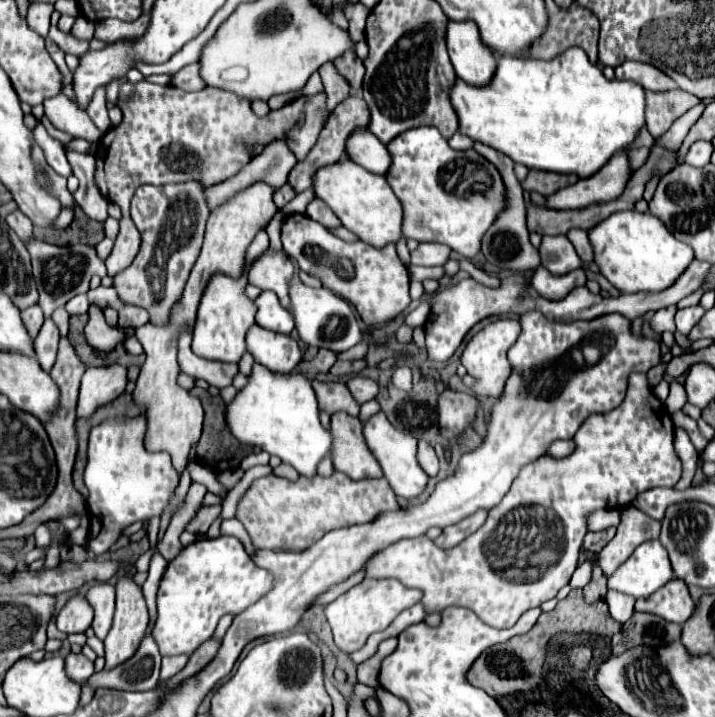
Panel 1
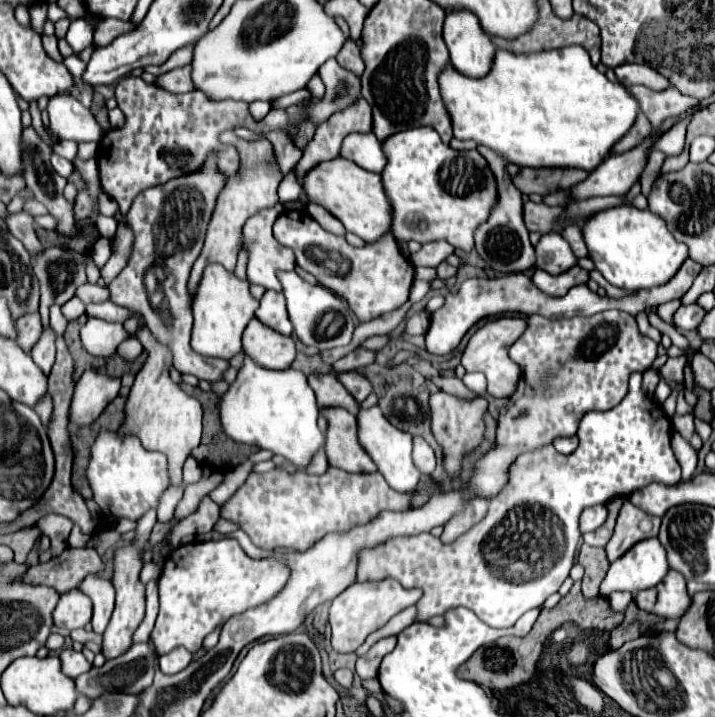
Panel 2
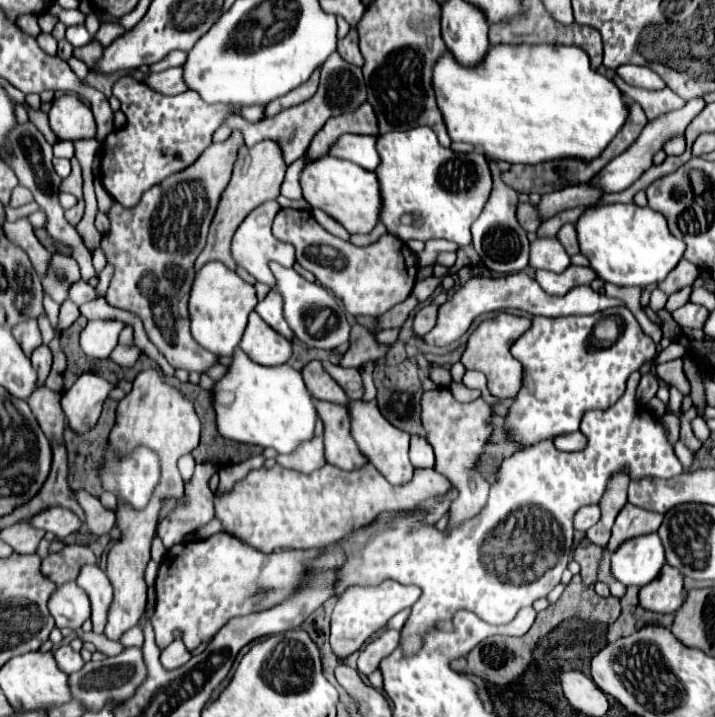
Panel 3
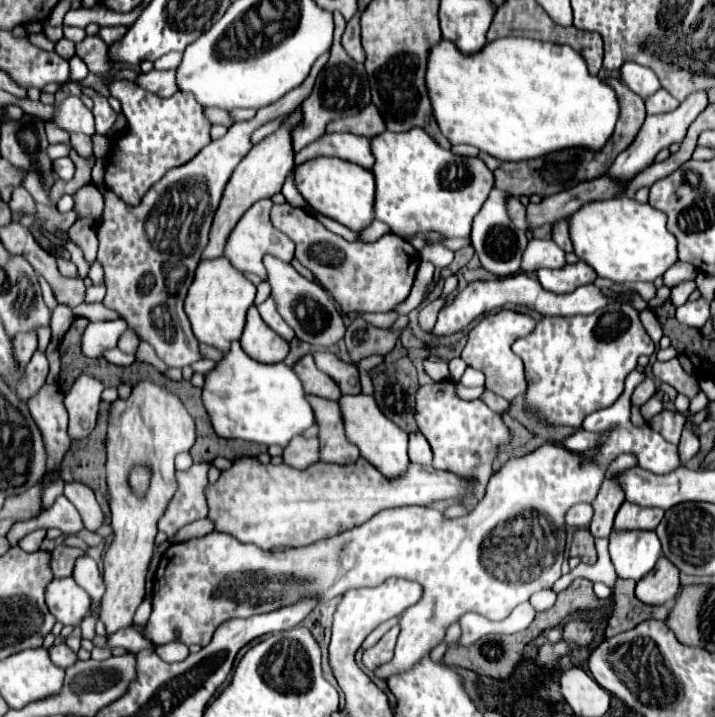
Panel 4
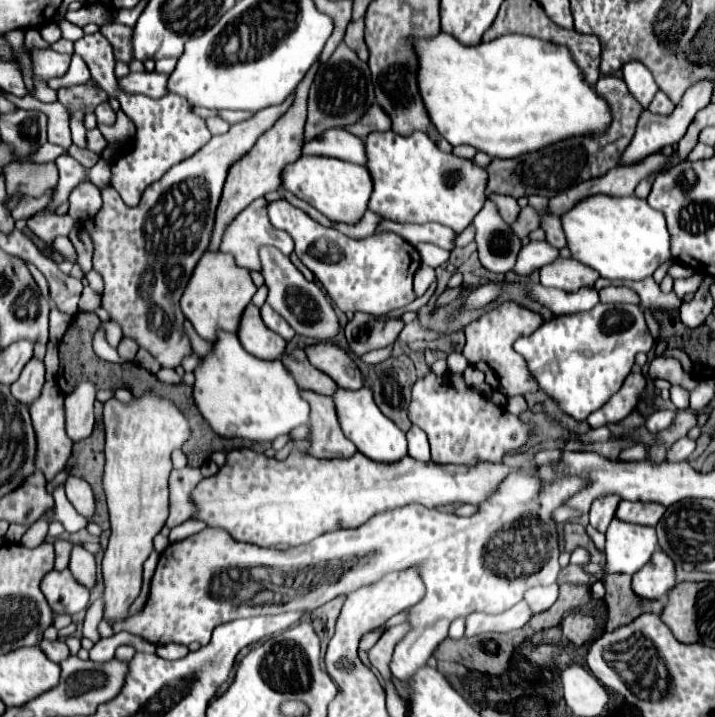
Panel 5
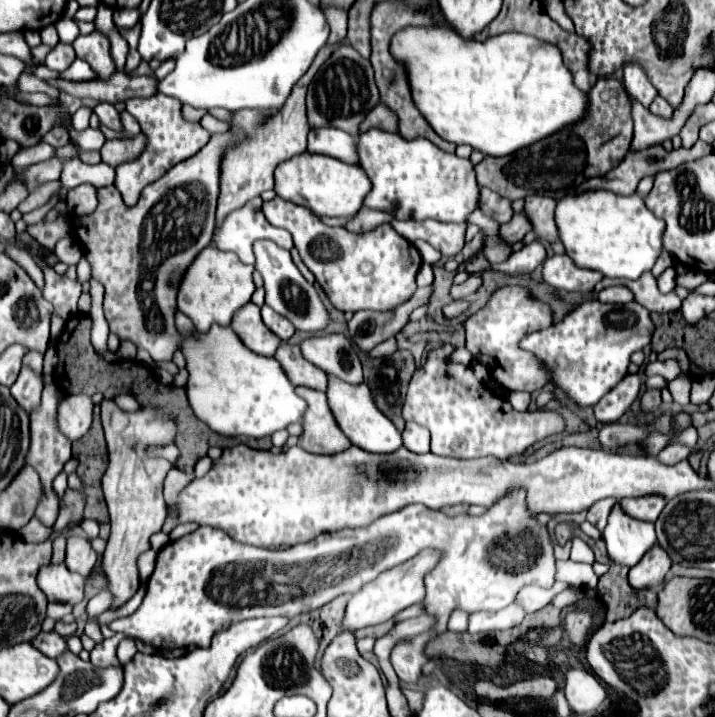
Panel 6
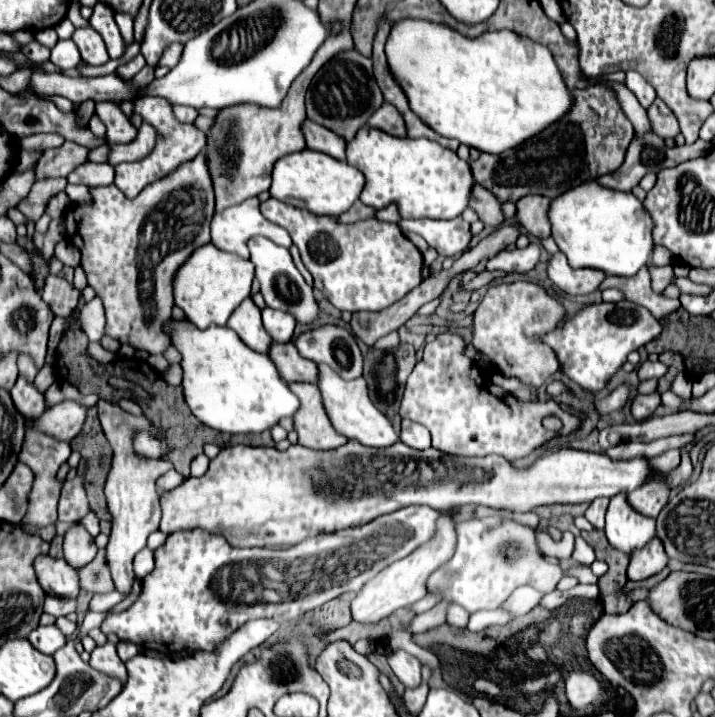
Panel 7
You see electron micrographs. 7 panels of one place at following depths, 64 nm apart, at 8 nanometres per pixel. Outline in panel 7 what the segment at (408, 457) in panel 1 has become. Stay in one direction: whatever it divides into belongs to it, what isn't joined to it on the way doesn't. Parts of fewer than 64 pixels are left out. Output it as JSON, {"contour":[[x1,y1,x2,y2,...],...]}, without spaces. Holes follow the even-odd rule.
{"contour":[[318,364,318,382,316,384,322,394,324,410,336,432,340,432,346,438,356,438,364,446,392,446,398,440,398,434,394,432,390,420,384,418,382,412,372,404,372,400,368,396,366,380,362,376,356,380,344,380,326,364]]}

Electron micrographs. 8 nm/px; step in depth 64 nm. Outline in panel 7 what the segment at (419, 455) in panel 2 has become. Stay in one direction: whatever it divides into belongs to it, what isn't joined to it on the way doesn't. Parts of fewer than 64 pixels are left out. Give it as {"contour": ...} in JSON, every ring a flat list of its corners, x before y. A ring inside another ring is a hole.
{"contour":[[402,420,400,440,404,444,408,444,410,448,416,448,416,450,430,448,430,432,422,424,416,424,412,420]]}

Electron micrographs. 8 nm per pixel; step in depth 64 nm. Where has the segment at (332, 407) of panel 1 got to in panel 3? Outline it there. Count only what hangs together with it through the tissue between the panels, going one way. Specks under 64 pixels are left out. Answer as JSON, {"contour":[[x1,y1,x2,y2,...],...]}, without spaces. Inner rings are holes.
{"contour":[[312,360,302,368,302,378,306,382,308,392,314,398,334,402,334,404,342,404,342,406,348,404,348,398,346,398,344,390,328,376,328,372,324,372,324,368,318,360]]}

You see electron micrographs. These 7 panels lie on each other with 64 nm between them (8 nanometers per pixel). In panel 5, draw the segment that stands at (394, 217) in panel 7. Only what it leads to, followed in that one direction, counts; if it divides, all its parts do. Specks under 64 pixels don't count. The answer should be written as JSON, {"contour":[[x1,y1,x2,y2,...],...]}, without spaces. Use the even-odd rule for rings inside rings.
{"contour":[[366,210,364,218,358,220,356,224,334,224,334,226,336,226,336,230,344,232,350,238,366,238,366,236,372,236,376,232,376,228,382,220,384,218,380,214,374,214,374,212]]}

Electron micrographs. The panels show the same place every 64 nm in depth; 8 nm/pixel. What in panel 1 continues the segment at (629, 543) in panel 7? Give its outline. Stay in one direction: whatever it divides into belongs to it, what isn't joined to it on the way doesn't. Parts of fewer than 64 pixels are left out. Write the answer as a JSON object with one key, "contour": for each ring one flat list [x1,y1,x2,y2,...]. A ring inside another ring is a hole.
{"contour":[[648,540,640,544,614,572,607,581,607,587,634,598,644,598,656,592,656,588,664,586,672,576,666,548,660,544,660,540]]}

